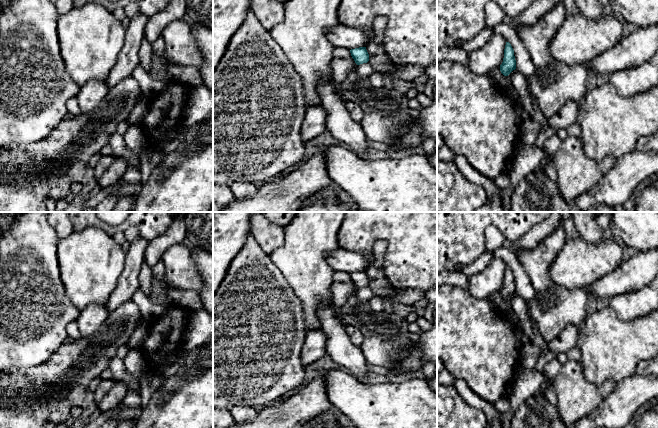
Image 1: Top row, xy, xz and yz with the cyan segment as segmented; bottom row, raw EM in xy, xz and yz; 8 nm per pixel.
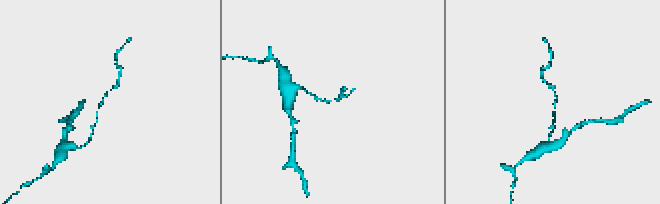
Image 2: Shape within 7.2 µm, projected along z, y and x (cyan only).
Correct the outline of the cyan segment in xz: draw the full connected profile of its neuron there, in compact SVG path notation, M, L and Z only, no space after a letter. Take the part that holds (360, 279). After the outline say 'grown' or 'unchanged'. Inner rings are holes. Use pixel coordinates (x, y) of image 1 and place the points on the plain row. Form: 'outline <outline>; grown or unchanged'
outline M366 271L351 273L350 277L357 289L367 287L369 285L369 278L366 274Z; unchanged

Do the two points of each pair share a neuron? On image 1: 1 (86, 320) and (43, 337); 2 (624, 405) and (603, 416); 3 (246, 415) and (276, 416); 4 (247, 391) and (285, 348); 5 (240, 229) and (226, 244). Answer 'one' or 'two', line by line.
1: two
2: one
3: two
4: one
5: one

